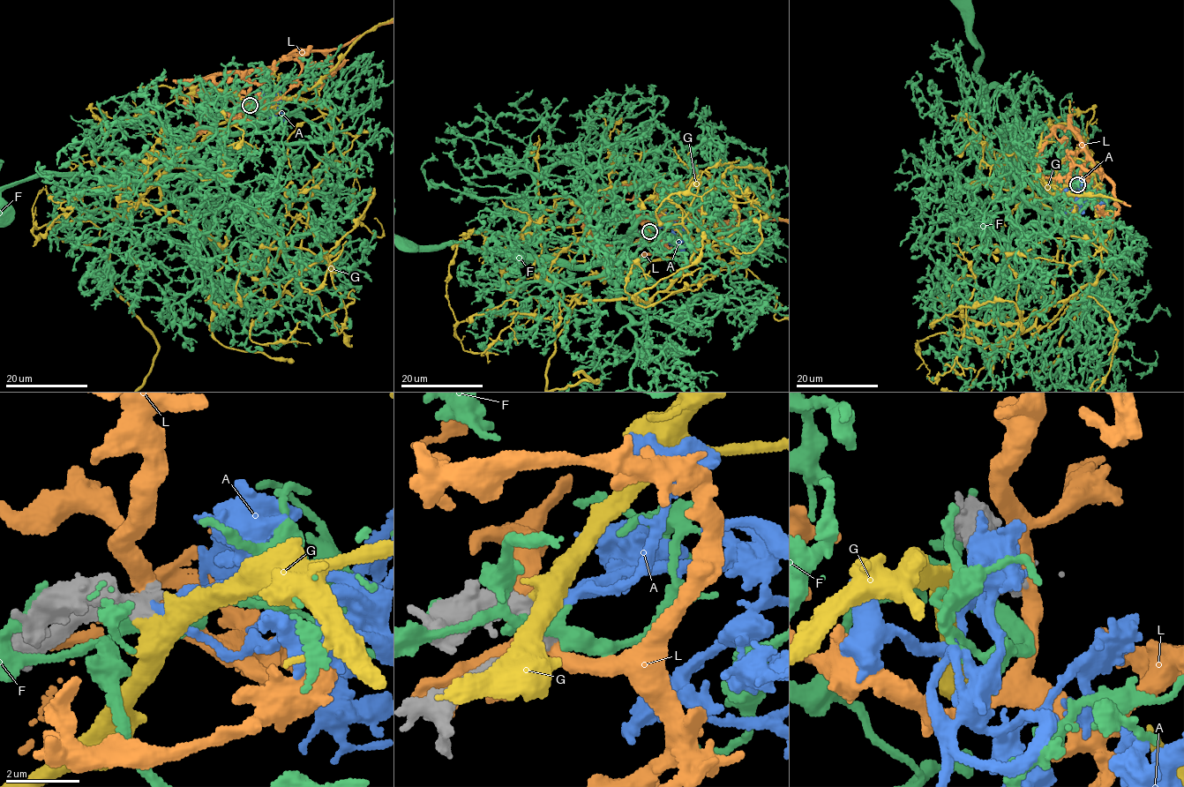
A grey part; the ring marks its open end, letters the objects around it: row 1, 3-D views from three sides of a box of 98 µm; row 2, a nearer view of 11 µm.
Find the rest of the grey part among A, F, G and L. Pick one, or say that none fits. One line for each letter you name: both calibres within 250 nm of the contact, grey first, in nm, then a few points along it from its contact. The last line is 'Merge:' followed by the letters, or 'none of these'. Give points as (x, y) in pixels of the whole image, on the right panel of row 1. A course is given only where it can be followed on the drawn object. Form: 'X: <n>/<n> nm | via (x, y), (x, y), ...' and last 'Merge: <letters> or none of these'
A: 500/320 nm
Merge: A

